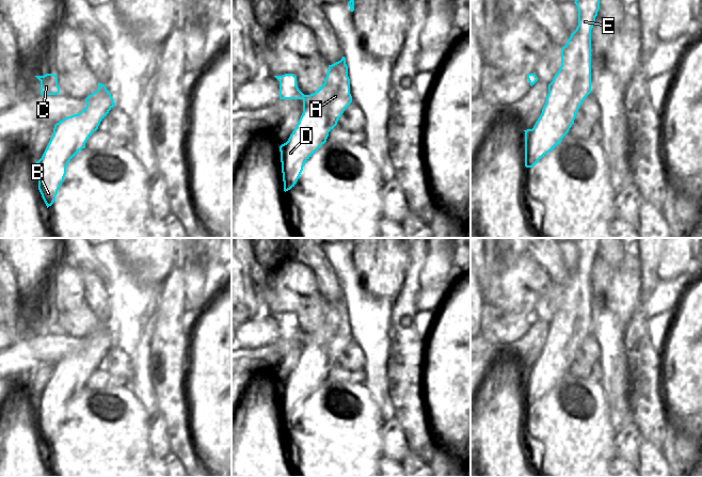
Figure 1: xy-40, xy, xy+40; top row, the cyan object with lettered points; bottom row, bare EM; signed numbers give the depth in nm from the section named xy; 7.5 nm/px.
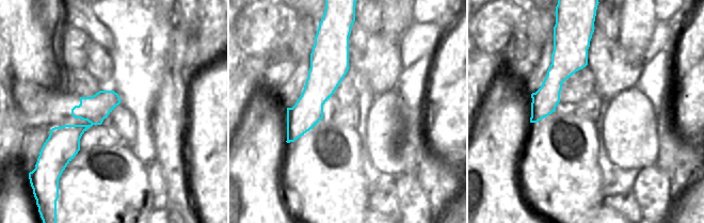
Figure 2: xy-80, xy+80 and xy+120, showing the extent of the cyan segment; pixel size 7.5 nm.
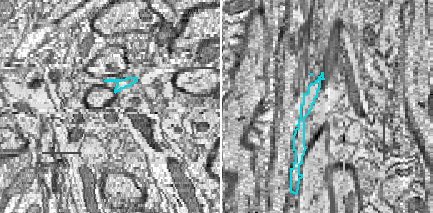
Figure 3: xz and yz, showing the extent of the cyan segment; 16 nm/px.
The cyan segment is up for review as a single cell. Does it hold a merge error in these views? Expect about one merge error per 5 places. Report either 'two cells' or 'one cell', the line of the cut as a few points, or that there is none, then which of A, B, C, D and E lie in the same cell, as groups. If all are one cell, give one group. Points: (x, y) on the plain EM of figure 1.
one cell; cut none; groups A B C D E

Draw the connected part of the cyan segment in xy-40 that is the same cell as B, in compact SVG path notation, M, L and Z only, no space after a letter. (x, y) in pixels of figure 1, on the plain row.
M105 323L85 337L86 346L78 353L57 362L53 373L42 395L36 400L38 429L47 445L55 440L58 429L66 414L68 401L85 387L87 378L98 368L115 341Z

